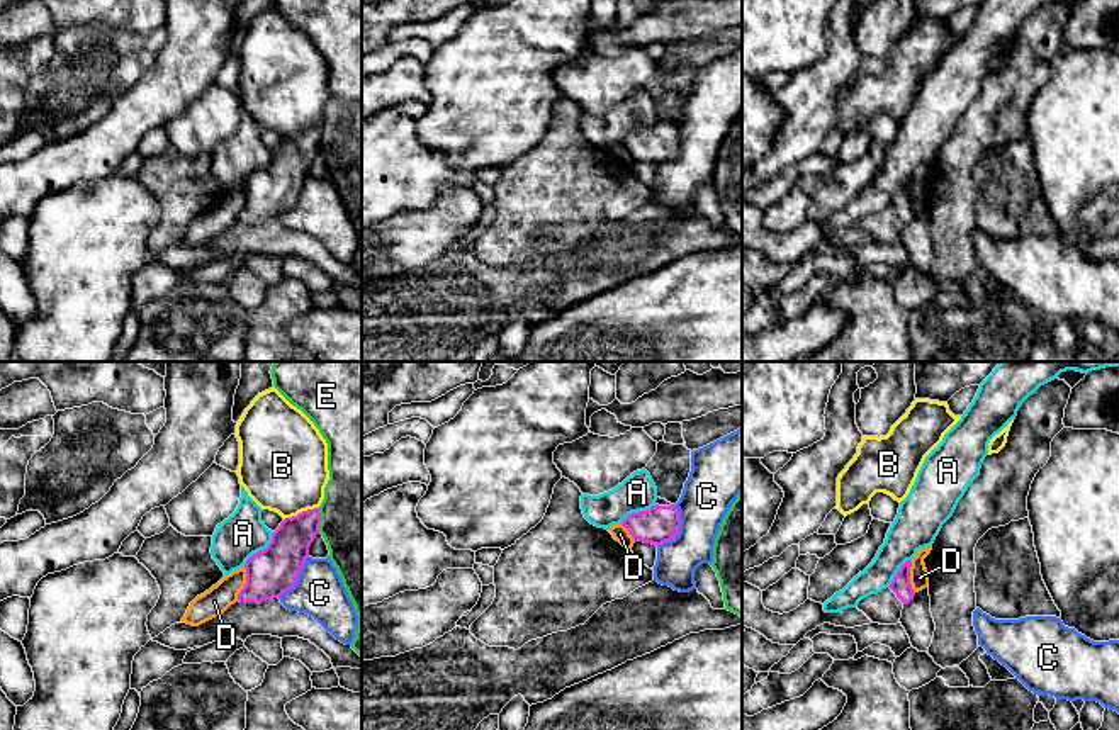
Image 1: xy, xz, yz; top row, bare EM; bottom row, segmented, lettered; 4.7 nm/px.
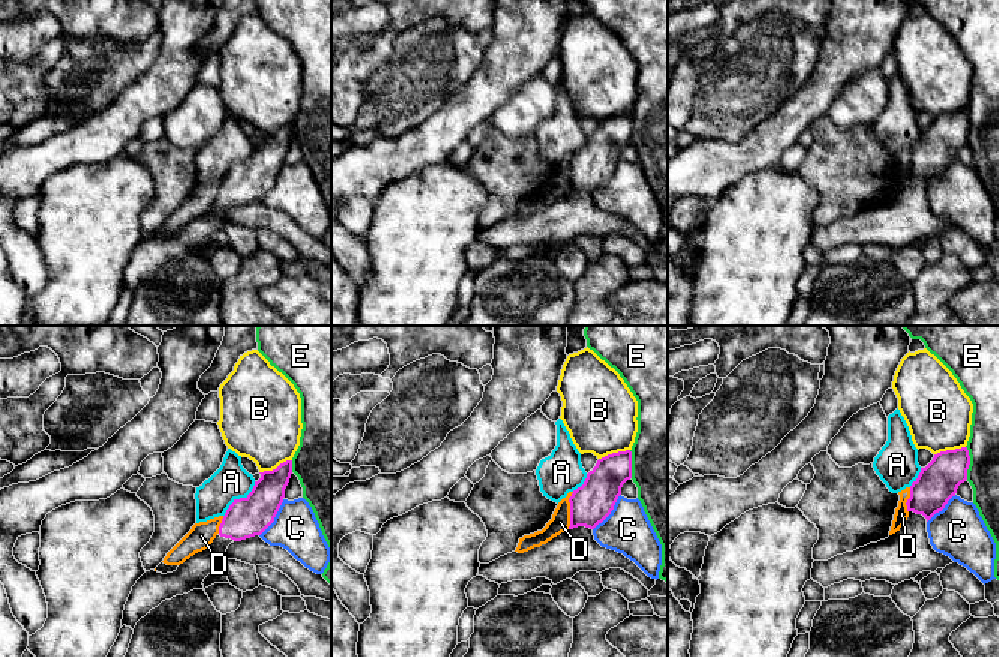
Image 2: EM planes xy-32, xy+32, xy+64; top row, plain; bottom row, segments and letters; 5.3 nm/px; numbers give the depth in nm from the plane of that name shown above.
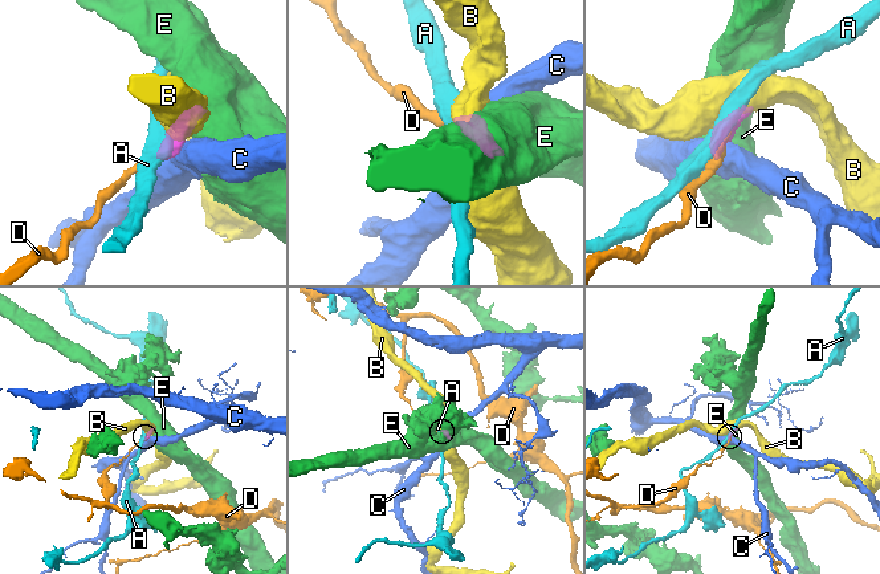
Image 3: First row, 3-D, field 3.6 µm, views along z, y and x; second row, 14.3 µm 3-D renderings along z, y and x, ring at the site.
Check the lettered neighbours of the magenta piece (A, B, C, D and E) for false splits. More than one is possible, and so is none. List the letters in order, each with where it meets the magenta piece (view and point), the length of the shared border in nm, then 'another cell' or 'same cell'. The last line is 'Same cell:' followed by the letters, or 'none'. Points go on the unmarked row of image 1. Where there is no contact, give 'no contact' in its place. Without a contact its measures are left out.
A: xy (262, 170) | 220 nm | another cell
B: xy (303, 131) | 180 nm | another cell
C: xz (678, 150) | 220 nm | another cell
D: xy (247, 202) | 170 nm | another cell
E: xy (320, 140) | 120 nm | another cell
Same cell: none

